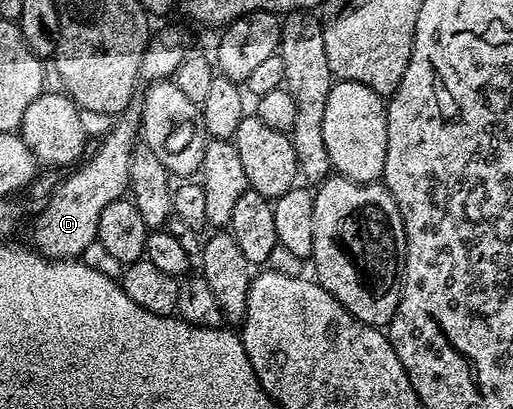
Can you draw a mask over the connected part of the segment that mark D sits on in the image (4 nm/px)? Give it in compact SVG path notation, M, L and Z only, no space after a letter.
M128 112L117 117L108 133L100 138L100 147L90 155L88 163L85 166L77 165L43 203L44 211L32 222L31 245L37 252L47 254L51 259L79 259L91 248L92 242L94 246L102 208L125 197L129 189L131 152L137 141L137 115Z

